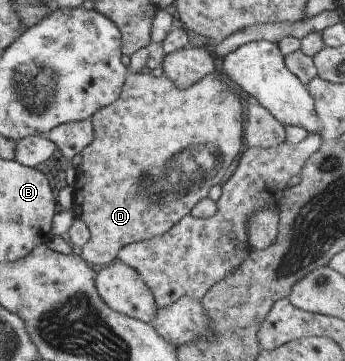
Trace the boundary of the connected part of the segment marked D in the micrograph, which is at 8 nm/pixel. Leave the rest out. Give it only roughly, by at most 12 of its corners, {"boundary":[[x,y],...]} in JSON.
{"boundary":[[127,75],[90,116],[73,214],[98,270],[239,154],[242,93]]}

